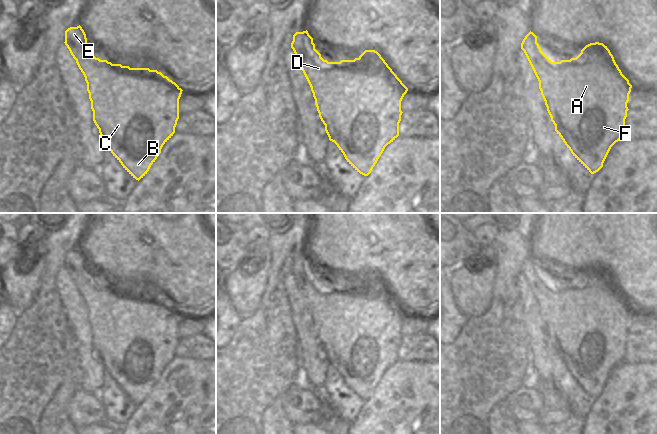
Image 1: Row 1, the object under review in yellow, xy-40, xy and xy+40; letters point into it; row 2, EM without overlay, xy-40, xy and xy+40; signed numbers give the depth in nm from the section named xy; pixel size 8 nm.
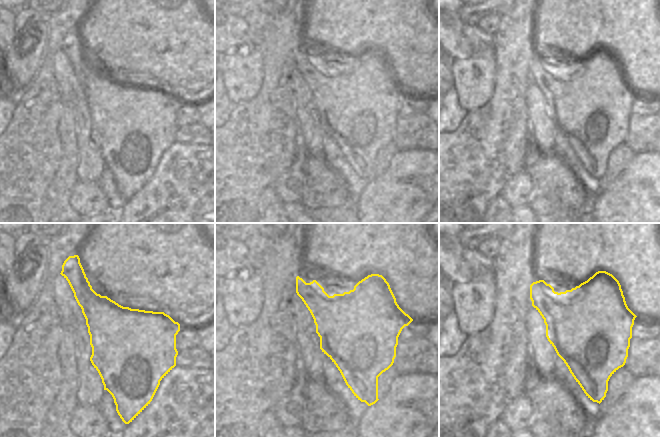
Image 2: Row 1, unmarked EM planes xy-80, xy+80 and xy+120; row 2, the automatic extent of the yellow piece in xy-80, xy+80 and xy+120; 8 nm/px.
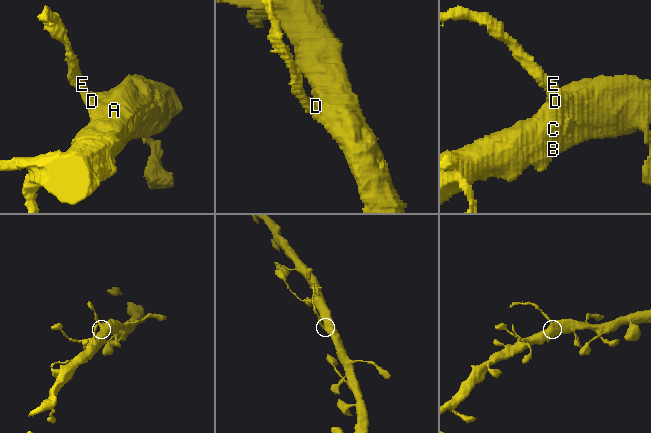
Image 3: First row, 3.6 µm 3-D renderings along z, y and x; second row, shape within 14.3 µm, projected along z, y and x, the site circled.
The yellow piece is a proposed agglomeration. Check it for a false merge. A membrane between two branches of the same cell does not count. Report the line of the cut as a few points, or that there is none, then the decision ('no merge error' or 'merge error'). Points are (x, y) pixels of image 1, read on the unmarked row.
cut in xy along (308, 257), (303, 263), (303, 280), (299, 287); merge error

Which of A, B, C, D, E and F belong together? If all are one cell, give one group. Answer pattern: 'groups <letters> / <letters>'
groups A B C D F / E

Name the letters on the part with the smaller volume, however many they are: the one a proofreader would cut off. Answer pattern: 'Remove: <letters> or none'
Remove: E

